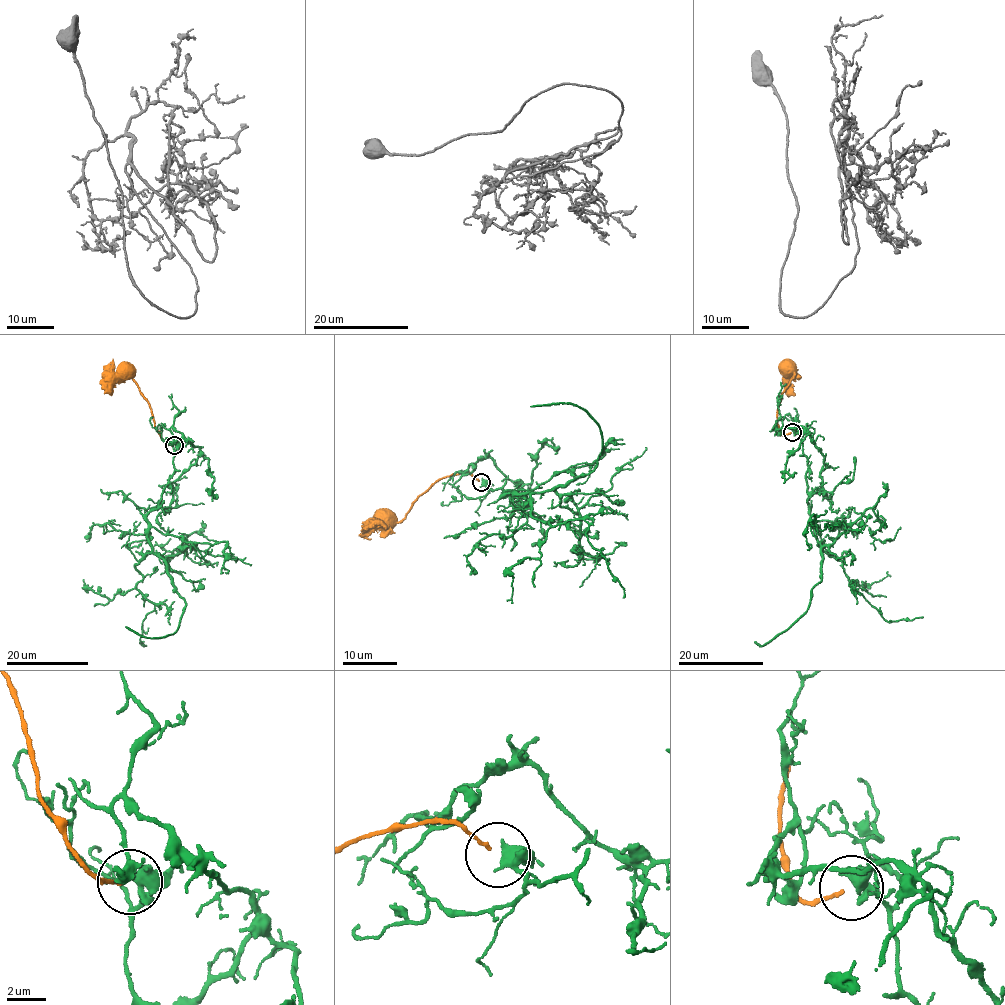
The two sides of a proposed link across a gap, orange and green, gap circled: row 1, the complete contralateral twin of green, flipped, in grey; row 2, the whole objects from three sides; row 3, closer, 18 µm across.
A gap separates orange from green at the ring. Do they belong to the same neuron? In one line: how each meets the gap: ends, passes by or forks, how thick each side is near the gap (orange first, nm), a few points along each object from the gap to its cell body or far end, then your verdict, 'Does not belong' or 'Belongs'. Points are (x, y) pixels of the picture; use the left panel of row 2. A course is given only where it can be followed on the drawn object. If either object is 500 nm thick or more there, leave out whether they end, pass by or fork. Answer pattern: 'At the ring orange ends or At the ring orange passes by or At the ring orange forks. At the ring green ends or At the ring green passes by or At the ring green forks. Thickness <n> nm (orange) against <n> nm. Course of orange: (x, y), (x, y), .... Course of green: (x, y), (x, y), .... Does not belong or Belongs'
At the ring orange ends. At the ring green forks. Thickness 190 nm (orange) against 420 nm. Course of orange: (172, 444), (166, 444), (155, 426), (148, 400), (124, 370). Course of green: (175, 444), (173, 474), (146, 515), (148, 540), (185, 611), (174, 633), (163, 637), (125, 627). Does not belong

